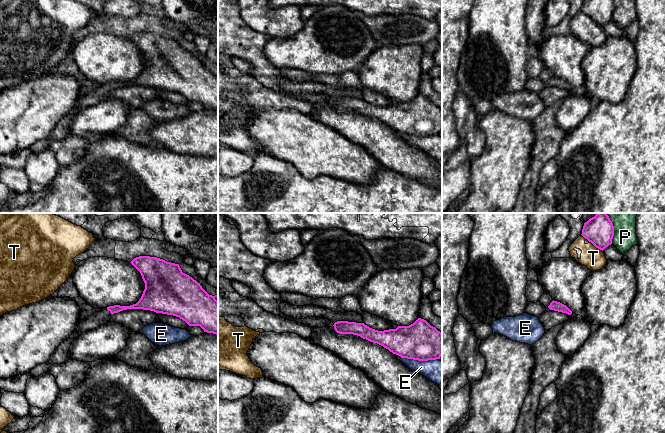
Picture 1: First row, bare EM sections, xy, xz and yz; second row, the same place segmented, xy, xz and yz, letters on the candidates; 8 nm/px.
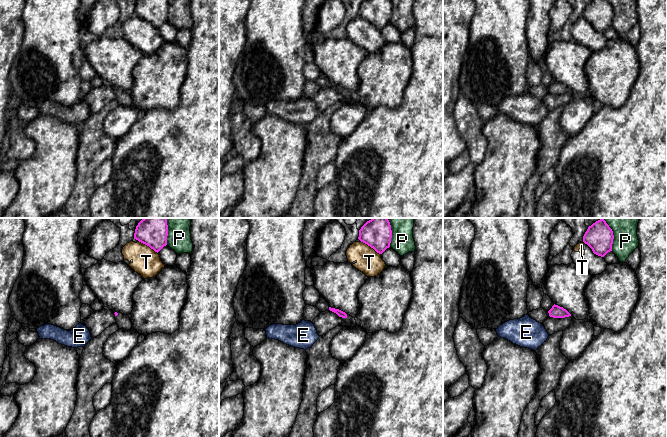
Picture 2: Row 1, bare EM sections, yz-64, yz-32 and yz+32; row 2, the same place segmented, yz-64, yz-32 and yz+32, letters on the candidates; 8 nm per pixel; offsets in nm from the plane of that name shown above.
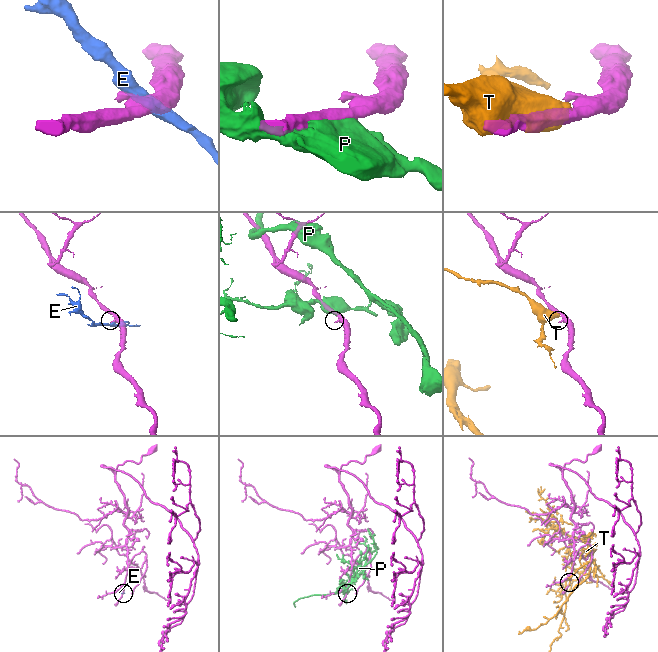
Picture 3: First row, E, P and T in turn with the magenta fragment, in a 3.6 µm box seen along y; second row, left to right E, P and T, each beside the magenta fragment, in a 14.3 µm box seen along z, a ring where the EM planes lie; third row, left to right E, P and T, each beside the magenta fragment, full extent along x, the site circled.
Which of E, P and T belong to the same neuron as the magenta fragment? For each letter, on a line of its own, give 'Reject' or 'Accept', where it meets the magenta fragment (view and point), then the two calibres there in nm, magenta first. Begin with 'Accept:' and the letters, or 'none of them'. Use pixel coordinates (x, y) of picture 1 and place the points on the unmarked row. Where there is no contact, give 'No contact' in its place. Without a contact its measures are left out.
Accept: none of them
E: Reject. Touches magenta at xz (420, 136). Thickness 300 nm (magenta) against 190 nm
P: Reject. Touches magenta at yz (613, 10). Thickness 190 nm (magenta) against 180 nm
T: Reject. Touches magenta at yz (596, 23). Thickness 190 nm (magenta) against 180 nm

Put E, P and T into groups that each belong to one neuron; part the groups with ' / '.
E / P / T

